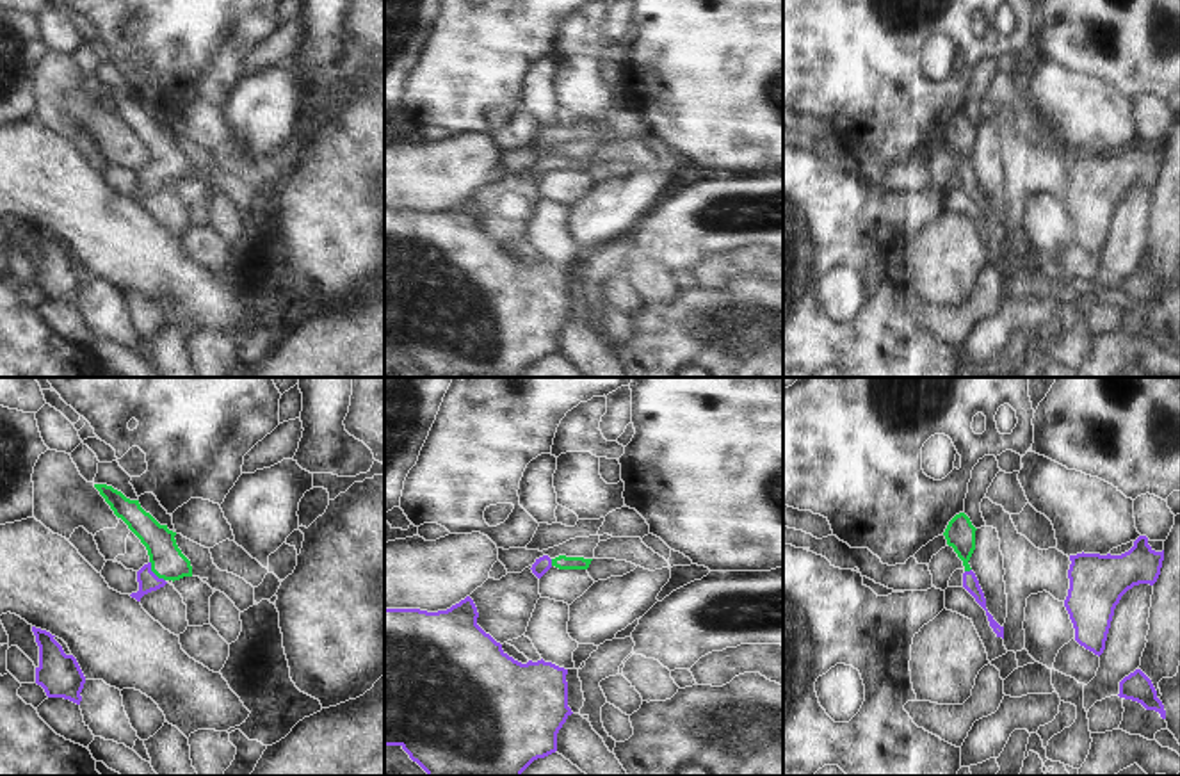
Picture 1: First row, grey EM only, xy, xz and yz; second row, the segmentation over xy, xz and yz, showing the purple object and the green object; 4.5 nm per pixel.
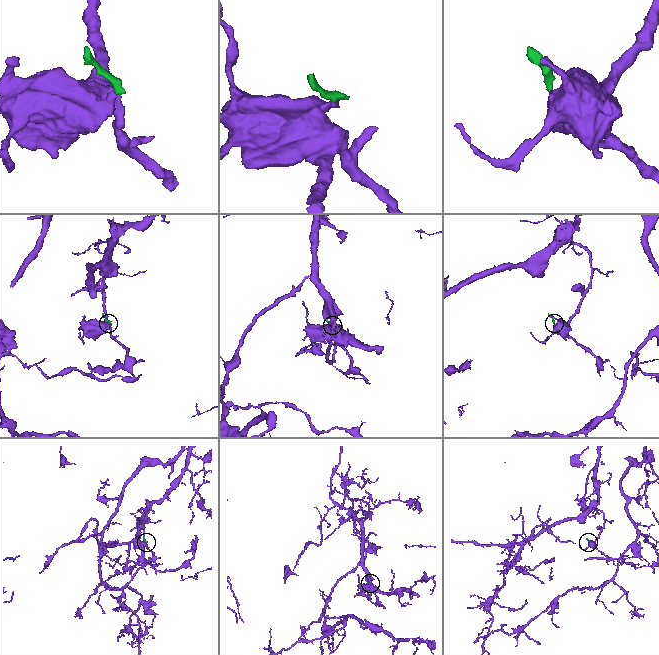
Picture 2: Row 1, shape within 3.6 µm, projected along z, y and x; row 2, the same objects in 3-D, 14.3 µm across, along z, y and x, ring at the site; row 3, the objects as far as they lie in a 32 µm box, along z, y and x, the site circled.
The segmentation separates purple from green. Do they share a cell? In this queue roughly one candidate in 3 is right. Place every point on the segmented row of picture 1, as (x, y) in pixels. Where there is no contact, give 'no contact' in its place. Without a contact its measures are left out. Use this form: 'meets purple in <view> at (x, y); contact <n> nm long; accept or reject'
meets purple in xy at (152, 572); contact 120 nm long; accept

